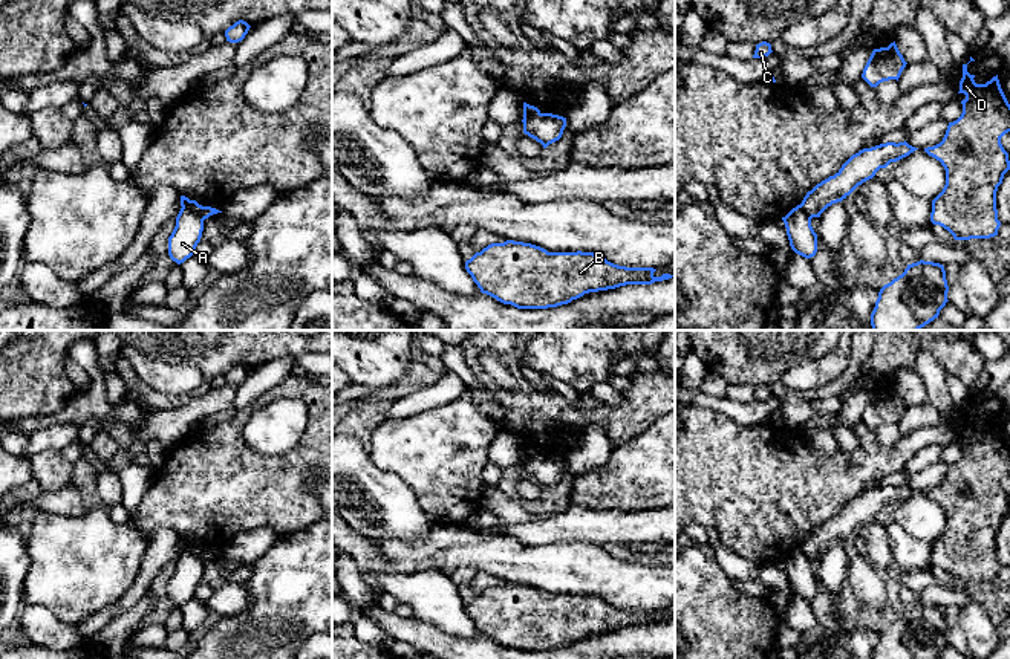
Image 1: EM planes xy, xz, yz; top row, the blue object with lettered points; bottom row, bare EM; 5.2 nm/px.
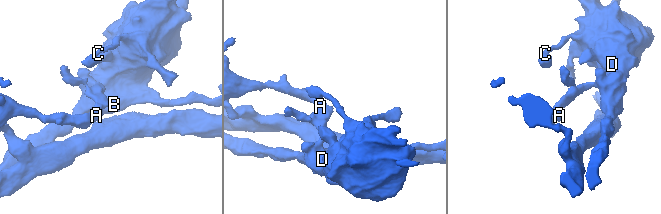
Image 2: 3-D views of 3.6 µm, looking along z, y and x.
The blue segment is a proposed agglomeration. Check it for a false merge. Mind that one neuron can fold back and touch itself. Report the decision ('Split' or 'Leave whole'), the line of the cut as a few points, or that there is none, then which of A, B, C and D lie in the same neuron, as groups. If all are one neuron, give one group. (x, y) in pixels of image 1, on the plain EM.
Split. Split along xy (182, 549), (190, 549), (204, 561). Groups: A / B C D

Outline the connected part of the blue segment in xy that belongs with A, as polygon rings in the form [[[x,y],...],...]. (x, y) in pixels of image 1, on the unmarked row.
[[[181,550],[176,569],[168,579],[168,598],[178,607],[190,601],[204,573],[204,561],[191,550]]]

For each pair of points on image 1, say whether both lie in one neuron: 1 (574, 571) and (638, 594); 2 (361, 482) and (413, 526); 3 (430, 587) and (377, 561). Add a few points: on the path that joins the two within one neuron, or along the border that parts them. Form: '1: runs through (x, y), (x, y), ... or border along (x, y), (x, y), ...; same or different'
1: runs through (589, 571), (623, 584); same
2: runs through (374, 493), (401, 516); same
3: runs through (417, 587), (397, 584), (387, 575); same

